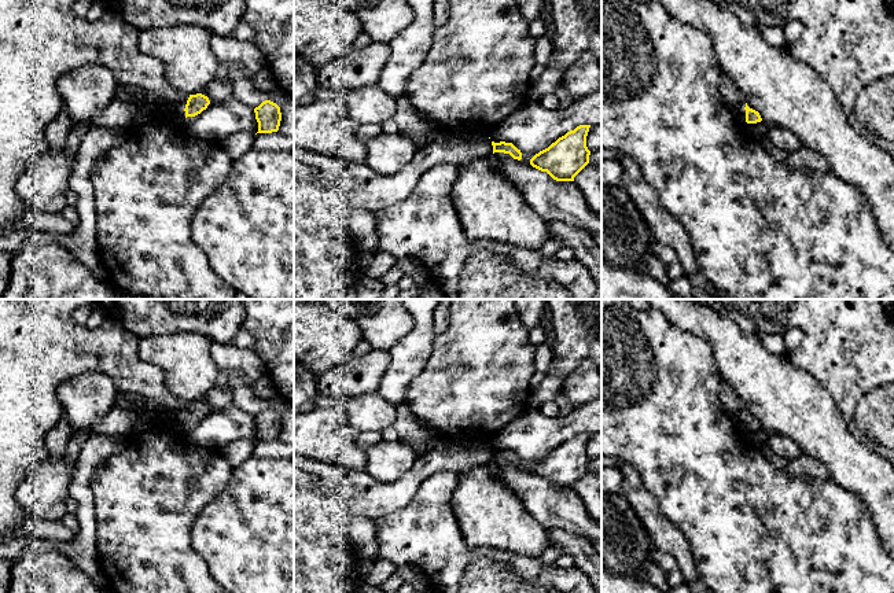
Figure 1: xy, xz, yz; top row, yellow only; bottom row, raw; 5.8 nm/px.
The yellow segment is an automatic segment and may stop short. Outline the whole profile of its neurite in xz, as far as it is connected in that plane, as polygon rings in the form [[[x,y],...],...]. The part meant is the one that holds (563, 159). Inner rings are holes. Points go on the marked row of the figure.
[[[580,125],[559,137],[548,148],[530,159],[530,165],[547,172],[556,181],[574,181],[574,177],[589,163],[591,151],[586,136],[591,125]]]

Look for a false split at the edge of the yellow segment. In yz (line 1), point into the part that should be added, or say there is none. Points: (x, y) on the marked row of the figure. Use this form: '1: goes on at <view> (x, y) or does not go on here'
1: does not go on here

